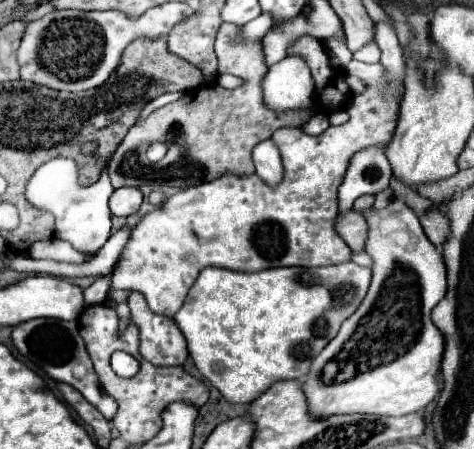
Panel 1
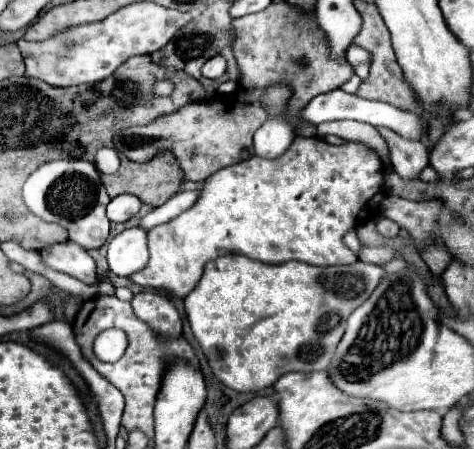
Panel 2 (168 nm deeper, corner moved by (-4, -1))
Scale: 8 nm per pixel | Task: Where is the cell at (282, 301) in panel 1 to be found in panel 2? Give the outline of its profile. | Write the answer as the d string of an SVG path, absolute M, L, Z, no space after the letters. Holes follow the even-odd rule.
M224 255L224 257L218 257L216 261L208 261L206 263L202 279L188 293L188 297L184 299L184 303L186 303L186 315L188 315L188 321L190 321L192 333L198 339L198 343L200 343L200 347L202 347L202 351L204 351L204 355L208 359L208 365L212 367L214 375L226 387L230 387L234 391L252 391L254 393L254 391L260 391L260 389L266 389L266 387L274 385L276 379L280 375L284 375L284 373L326 369L330 365L332 357L334 357L334 349L338 347L338 341L344 335L348 315L358 305L362 305L362 301L366 301L366 297L370 297L372 289L378 285L378 281L382 277L384 277L384 269L382 267L376 267L376 265L370 265L370 263L362 263L362 261L356 261L352 265L332 265L332 267L314 267L314 265L306 265L306 263L300 263L300 261L288 261L288 263L282 263L282 265L266 265L266 263L248 259L244 255Z

